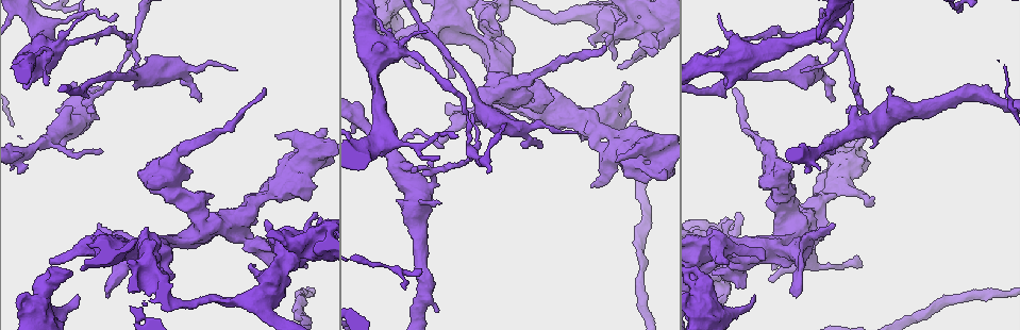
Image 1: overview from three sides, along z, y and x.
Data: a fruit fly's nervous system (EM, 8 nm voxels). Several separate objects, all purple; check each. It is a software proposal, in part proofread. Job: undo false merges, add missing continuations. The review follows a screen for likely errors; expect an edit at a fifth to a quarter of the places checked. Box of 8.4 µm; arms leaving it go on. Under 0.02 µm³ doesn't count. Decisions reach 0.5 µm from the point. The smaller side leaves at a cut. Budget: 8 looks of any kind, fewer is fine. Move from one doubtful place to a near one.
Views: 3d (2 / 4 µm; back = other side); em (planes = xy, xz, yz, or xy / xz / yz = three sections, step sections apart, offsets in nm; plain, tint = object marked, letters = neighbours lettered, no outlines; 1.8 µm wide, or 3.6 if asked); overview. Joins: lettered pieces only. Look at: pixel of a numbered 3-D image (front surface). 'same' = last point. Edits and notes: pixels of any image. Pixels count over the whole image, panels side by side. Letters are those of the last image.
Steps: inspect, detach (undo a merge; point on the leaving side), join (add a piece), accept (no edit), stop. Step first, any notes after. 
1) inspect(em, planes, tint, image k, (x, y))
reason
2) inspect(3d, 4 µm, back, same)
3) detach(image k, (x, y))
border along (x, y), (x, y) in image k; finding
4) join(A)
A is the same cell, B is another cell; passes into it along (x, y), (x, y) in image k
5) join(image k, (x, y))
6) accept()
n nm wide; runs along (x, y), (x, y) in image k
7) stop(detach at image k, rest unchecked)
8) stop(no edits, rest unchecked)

inspect(em, 3.6 µm, planes, letters, image 1, (776, 173))
stops while still wide

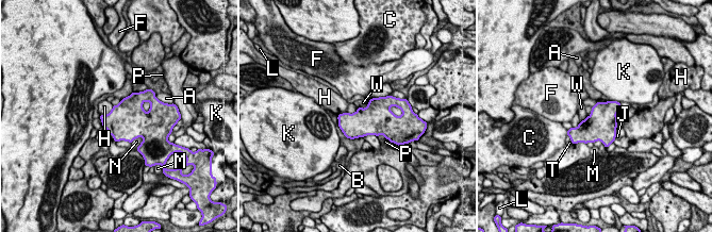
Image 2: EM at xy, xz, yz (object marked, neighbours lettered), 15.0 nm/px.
accept()
A, B, C, F, H, J, K, L, M, N, P, T and W are other cells; border along (370, 99), (364, 108), (358, 108) in image 2; no lettered piece goes on from it

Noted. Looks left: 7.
inspect(em, planes, letters, image 1, (773, 245))
calibre changes

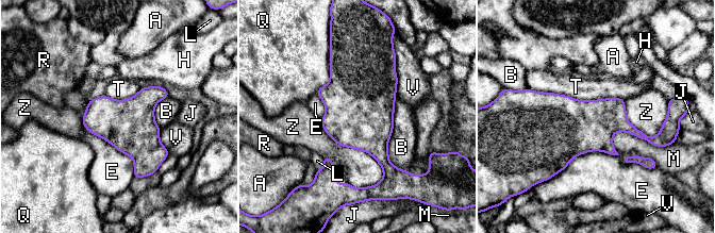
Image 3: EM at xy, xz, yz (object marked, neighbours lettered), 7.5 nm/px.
accept()
A, B, E, H, J, L, M, Q, R, T, V and Z are other cells; border along (528, 88), (583, 100), (624, 100) in image 3; one neuron here

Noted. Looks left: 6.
inspect(3d, 4 µm, image 1, (51, 51))
thick turns thin

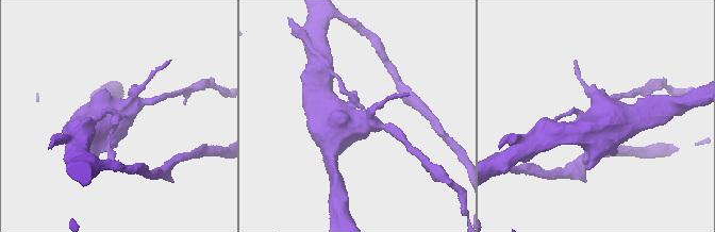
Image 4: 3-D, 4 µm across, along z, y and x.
inspect(em, 3.6 µm, planes, letters, image 4, (358, 128))

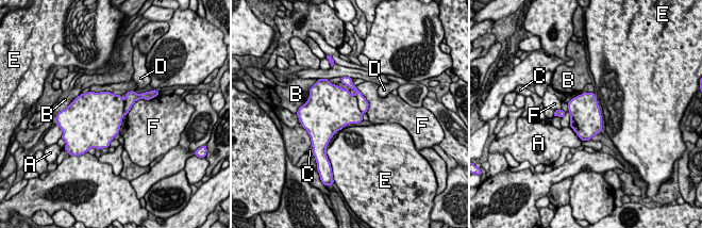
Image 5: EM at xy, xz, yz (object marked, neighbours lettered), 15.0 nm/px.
accept()
F touches over 440 nm; A, B, C, D, E and F are other cells; continuous, no second neuron

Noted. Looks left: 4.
stop(no edits, rest unchecked)

